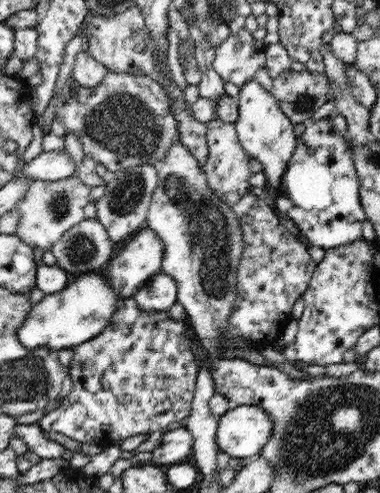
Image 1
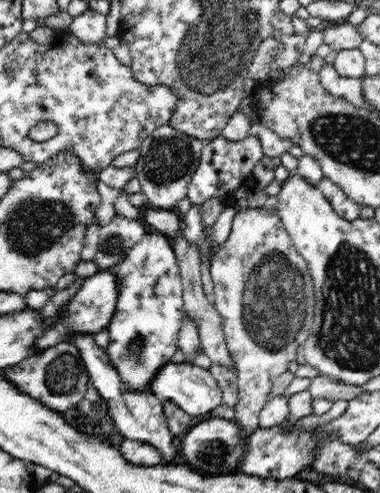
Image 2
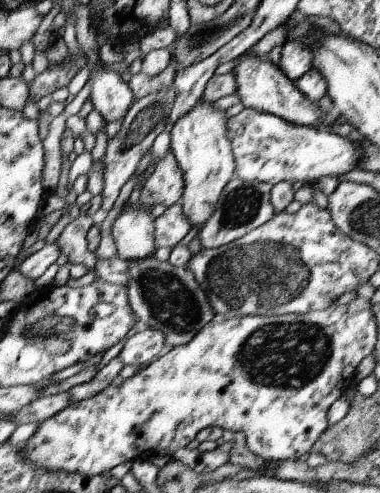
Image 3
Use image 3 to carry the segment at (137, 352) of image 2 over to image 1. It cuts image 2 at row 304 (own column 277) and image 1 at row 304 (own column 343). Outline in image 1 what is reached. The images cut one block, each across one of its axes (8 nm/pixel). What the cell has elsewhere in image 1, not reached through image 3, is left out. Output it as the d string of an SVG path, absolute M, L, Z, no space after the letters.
M160 272L152 276L152 280L148 280L132 298L146 312L168 312L178 302L178 282Z

